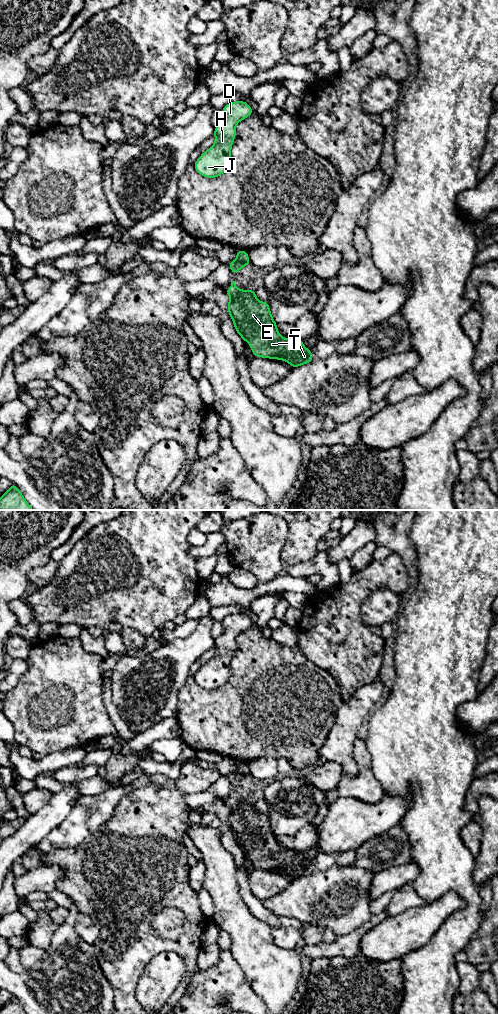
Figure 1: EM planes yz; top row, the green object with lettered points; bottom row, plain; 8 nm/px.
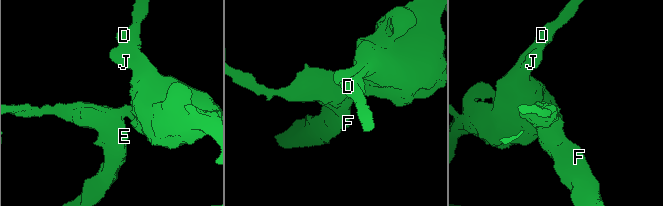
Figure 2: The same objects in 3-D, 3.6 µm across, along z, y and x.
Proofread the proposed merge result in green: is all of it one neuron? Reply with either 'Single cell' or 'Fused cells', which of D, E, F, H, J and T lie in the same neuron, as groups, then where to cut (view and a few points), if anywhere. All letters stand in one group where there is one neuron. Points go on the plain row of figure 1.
Fused cells. Groups: D H J / E F T. Split along yz (235, 772), (244, 777)

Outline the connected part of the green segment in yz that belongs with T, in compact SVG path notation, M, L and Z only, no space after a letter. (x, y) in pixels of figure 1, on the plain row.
M235 793L227 801L229 807L228 824L229 830L233 832L236 844L241 848L243 854L249 855L255 870L262 869L268 871L283 872L293 880L308 876L313 872L312 864L306 860L302 851L283 850L277 841L270 824L269 815L259 813L255 806L255 801L243 802L236 799Z

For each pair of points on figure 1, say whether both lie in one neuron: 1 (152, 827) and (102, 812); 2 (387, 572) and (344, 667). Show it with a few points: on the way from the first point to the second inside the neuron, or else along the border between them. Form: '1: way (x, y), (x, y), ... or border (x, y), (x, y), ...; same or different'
1: border (125, 795), (118, 802), (112, 816), (96, 832); different
2: way (362, 590), (351, 601), (347, 642); same

